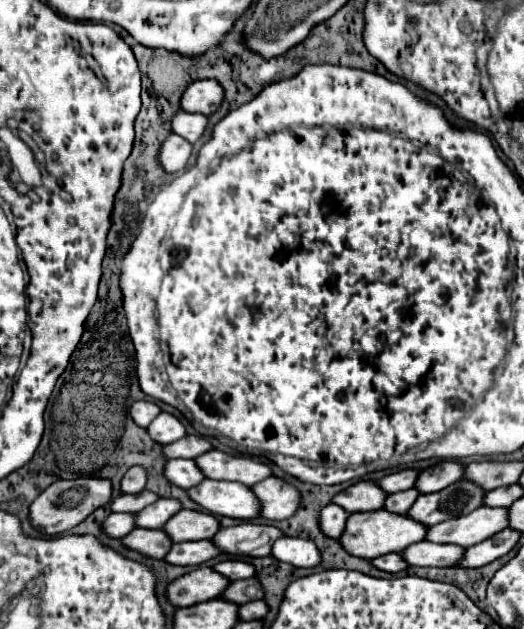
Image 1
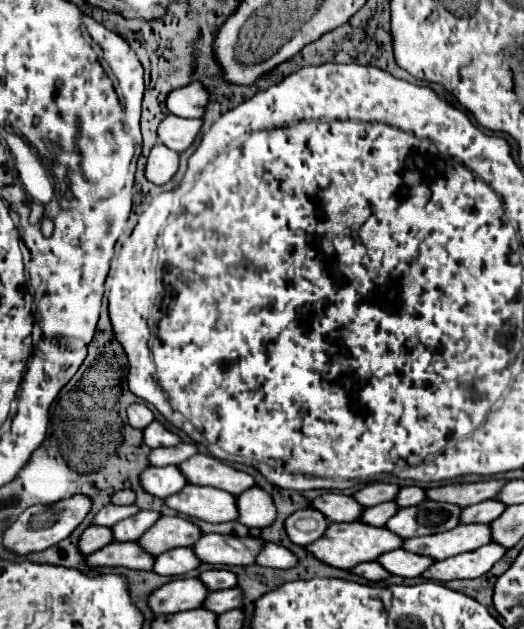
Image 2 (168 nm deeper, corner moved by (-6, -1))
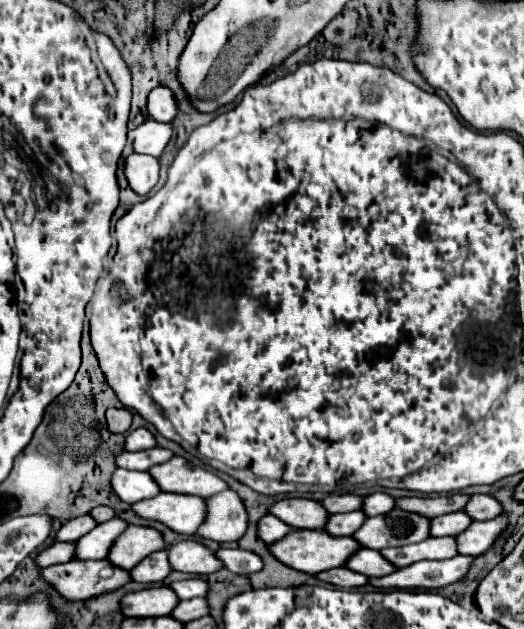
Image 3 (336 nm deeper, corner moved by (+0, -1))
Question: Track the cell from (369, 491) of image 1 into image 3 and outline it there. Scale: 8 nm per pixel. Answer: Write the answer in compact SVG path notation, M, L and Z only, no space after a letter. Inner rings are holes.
M287 498L269 508L269 514L277 516L281 522L295 530L317 530L323 528L323 520L327 520L327 512L319 508L319 502L305 498Z

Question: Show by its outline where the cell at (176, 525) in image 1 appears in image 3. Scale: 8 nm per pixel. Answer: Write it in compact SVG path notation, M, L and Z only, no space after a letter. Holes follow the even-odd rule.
M127 526L121 536L115 538L113 546L109 548L107 560L115 568L131 570L135 564L139 564L145 556L149 556L155 550L161 550L163 538L155 528L149 526Z

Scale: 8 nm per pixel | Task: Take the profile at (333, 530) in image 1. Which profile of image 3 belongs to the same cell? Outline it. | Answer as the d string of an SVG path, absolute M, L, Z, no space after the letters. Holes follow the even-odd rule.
M267 514L257 522L257 536L259 540L263 540L265 544L271 544L273 540L283 538L287 532L291 532L293 528L287 528L287 524L281 524L279 520L275 520L275 516Z

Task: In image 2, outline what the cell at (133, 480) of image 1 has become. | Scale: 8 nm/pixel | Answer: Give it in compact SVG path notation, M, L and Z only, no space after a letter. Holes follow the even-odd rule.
M127 488L127 490L119 490L119 492L115 492L113 498L111 498L111 502L113 502L113 504L133 504L135 498L137 498L135 492L133 492L131 488Z

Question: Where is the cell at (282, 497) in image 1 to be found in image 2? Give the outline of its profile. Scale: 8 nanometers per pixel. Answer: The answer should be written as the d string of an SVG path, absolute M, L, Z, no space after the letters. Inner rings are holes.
M253 486L249 488L249 492L237 496L237 506L239 522L251 528L267 528L277 518L277 506L273 496L259 486Z

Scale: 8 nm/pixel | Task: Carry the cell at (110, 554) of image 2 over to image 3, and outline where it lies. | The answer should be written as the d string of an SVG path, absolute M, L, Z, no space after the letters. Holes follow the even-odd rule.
M71 560L65 564L47 566L39 572L39 576L67 602L89 600L131 582L127 570L115 568L107 560Z

